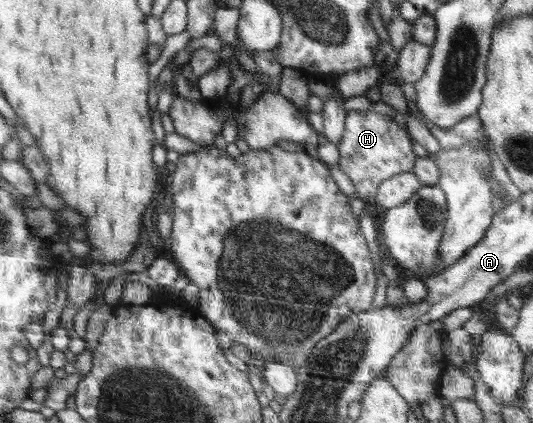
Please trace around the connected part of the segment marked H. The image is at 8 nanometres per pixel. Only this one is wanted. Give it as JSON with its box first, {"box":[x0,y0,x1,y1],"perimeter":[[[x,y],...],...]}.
{"box":[338,110,416,202],"perimeter":[[[350,110],[345,117],[342,140],[338,145],[338,165],[354,184],[359,198],[374,202],[378,186],[399,173],[412,171],[416,154],[412,152],[412,137],[398,122],[398,118],[388,118],[372,110]]]}

